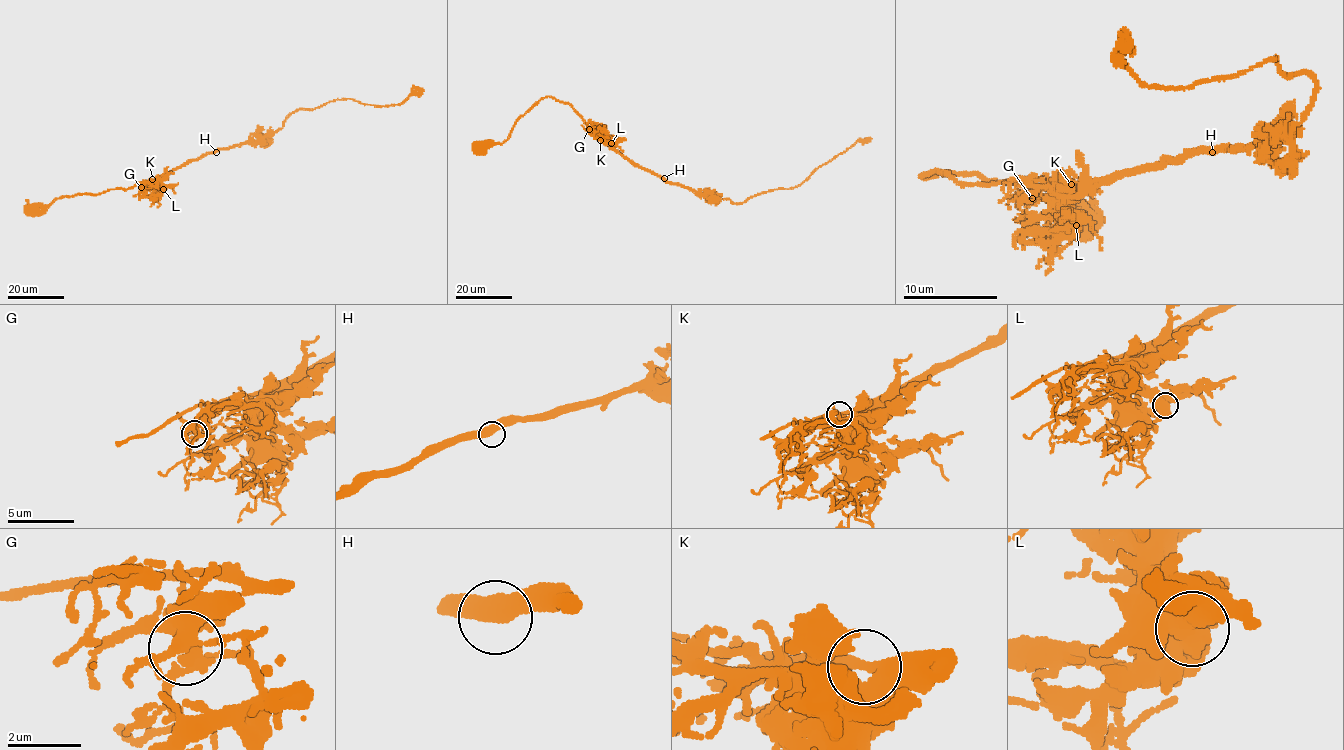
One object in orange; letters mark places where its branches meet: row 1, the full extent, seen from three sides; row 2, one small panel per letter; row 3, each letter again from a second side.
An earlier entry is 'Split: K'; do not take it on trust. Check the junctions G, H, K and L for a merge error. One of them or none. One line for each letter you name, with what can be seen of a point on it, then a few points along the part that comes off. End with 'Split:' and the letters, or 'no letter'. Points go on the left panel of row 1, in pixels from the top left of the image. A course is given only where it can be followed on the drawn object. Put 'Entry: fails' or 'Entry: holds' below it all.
Split: no letter
Entry: fails

